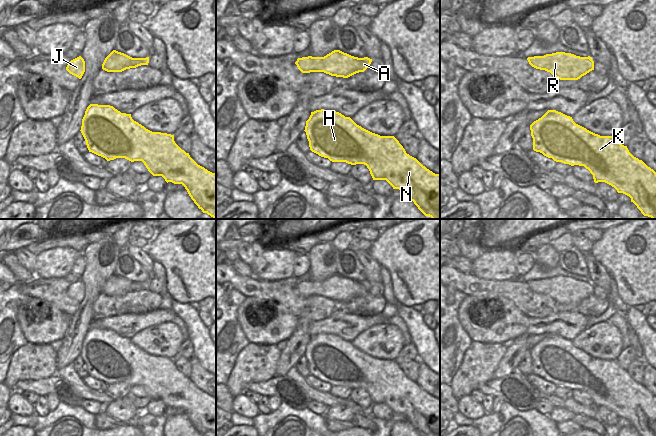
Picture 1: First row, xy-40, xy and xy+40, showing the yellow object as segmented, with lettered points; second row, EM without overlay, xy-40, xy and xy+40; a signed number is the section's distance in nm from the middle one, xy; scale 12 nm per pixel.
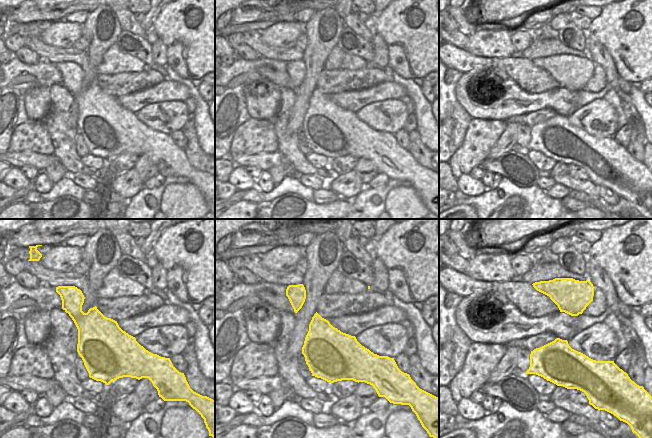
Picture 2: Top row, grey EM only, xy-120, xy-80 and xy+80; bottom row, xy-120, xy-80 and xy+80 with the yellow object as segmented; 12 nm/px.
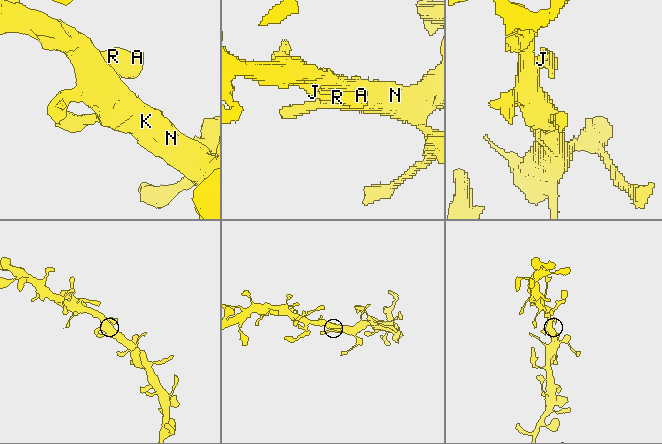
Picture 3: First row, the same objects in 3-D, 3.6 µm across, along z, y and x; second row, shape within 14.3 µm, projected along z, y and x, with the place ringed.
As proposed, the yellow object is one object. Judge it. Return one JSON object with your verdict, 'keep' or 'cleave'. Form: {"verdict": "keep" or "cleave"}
{"verdict": "keep"}

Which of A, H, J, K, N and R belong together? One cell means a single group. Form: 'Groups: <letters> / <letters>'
Groups: A H J K N R.

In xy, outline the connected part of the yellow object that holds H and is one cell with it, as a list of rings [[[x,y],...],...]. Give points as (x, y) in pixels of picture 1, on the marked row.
[[[324,109],[311,112],[304,131],[312,152],[332,162],[366,165],[373,180],[386,180],[393,189],[404,191],[425,216],[440,219],[440,174],[433,173],[407,154],[394,136],[372,133],[357,125],[350,117]]]

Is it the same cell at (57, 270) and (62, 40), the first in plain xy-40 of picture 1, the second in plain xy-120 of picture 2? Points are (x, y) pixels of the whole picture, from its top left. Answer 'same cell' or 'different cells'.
same cell

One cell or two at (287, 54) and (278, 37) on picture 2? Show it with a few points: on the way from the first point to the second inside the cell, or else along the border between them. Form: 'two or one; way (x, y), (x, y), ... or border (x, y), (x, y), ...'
two; border (263, 40), (274, 47), (294, 47)

